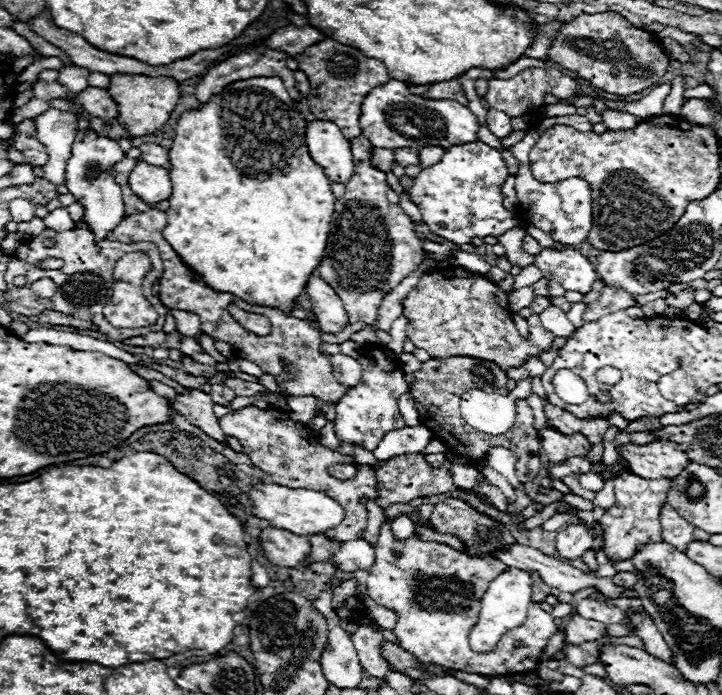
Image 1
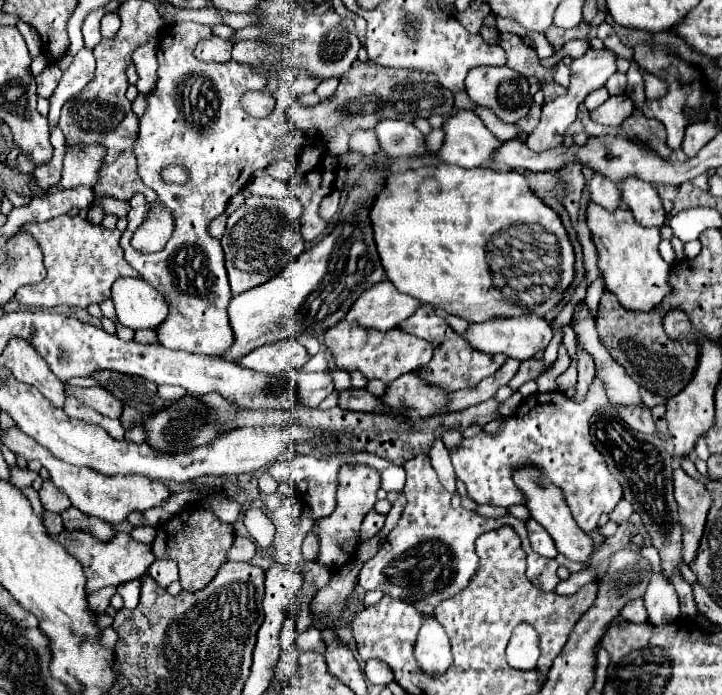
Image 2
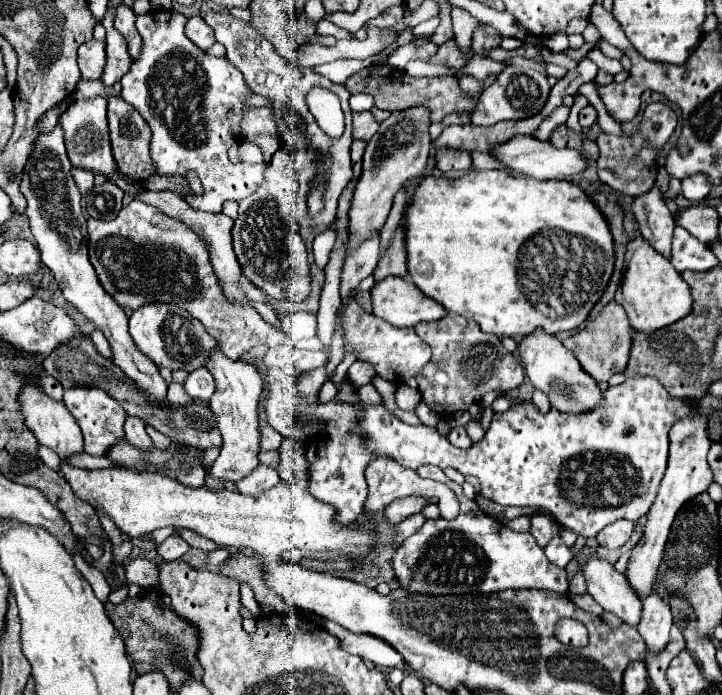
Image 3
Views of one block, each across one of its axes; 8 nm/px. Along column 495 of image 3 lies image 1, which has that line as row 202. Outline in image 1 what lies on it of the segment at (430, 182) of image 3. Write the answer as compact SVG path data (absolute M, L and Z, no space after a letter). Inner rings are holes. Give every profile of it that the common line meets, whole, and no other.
M248 78L232 82L224 88L224 92L210 98L210 102L186 110L178 122L176 122L176 136L170 148L170 182L172 182L172 196L170 196L170 208L168 208L168 226L162 230L162 236L166 242L178 252L180 258L184 258L184 264L194 268L196 276L202 276L206 284L212 284L212 288L220 292L232 292L240 296L242 300L250 304L268 304L274 308L280 308L290 314L292 304L302 294L308 276L316 270L324 256L330 222L334 214L334 194L330 190L330 180L324 174L322 166L318 166L306 148L306 120L296 110L296 102L288 96L284 82L280 78Z

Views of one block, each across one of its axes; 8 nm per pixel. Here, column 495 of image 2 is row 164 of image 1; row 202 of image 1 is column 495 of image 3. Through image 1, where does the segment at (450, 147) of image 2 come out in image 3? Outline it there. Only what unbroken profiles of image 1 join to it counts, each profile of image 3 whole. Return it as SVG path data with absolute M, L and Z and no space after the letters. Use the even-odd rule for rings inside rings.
M514 136L512 140L498 144L492 154L506 164L508 168L514 168L516 172L522 172L530 178L538 178L538 180L570 180L574 174L580 174L586 170L588 160L580 150L572 150L572 148L554 148L550 142L540 142L534 140L530 136Z

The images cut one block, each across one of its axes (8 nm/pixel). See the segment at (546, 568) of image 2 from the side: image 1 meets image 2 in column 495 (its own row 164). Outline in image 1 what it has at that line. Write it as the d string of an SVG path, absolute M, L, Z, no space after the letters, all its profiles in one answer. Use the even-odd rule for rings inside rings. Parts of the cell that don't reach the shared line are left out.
M578 114L552 116L552 118L544 118L540 122L536 122L534 126L530 126L526 130L526 136L512 146L512 154L518 160L516 194L518 194L518 204L520 204L520 212L522 212L518 216L524 224L532 224L532 226L540 228L556 242L578 244L578 242L586 240L586 236L592 228L592 190L590 190L588 182L586 180L560 180L554 184L544 184L544 182L538 182L530 172L530 160L528 160L530 148L542 136L542 132L545 132L550 126L556 126L556 124L571 126L580 132L591 131L593 127L586 116L578 116Z

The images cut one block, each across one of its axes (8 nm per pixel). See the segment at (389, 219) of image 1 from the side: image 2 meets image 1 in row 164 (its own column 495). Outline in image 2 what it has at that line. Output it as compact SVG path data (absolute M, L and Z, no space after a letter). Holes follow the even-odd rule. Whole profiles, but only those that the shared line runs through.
M424 304L422 308L418 308L414 312L414 316L410 316L408 320L404 320L400 324L400 328L408 334L414 334L418 338L428 340L434 346L434 358L430 360L430 364L426 364L424 368L416 370L416 374L420 376L422 382L430 384L430 386L438 386L444 392L454 392L454 390L462 390L462 388L472 388L476 386L480 380L492 376L506 360L508 356L504 354L486 354L480 352L476 348L472 348L460 334L456 334L444 320L444 316L440 316L436 312L436 308L432 308L430 304Z

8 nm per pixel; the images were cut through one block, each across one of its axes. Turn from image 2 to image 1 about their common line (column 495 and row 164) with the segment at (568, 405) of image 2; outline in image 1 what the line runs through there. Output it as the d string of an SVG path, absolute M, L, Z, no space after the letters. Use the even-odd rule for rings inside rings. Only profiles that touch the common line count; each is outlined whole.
M472 142L472 144L460 144L460 146L448 148L444 152L442 160L430 168L424 168L420 172L420 176L414 180L414 186L408 188L406 192L408 192L410 200L420 208L426 226L434 234L438 234L454 244L468 244L474 236L478 236L478 238L500 236L506 230L518 226L518 218L502 206L500 186L504 184L506 176L508 176L508 170L502 160L502 154L484 142Z

